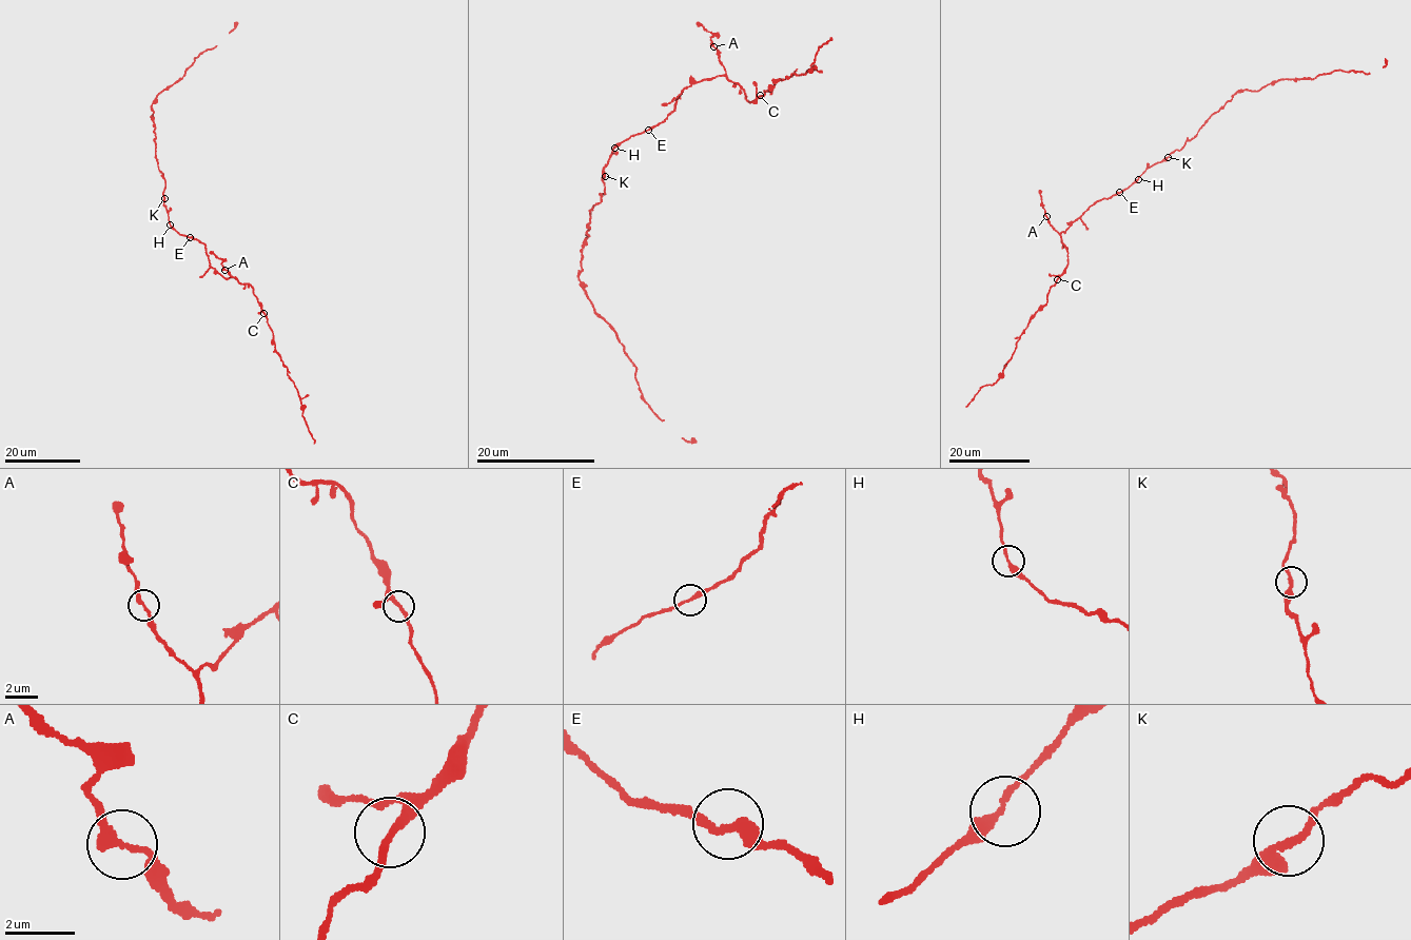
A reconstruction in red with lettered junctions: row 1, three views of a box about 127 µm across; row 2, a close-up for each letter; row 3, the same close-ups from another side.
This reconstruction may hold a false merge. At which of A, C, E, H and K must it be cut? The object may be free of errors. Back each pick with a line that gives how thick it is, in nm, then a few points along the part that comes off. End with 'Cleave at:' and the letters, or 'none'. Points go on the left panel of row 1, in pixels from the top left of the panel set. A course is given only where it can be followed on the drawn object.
Cleave at: none

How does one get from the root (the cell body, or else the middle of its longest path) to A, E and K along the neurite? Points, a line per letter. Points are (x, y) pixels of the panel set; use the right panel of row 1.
A: (1137, 179), (1121, 192), (1096, 200), (1063, 232), (1056, 231), (1046, 216)
E: (1137, 179), (1119, 192)
K: (1137, 179), (1149, 168), (1168, 157)

